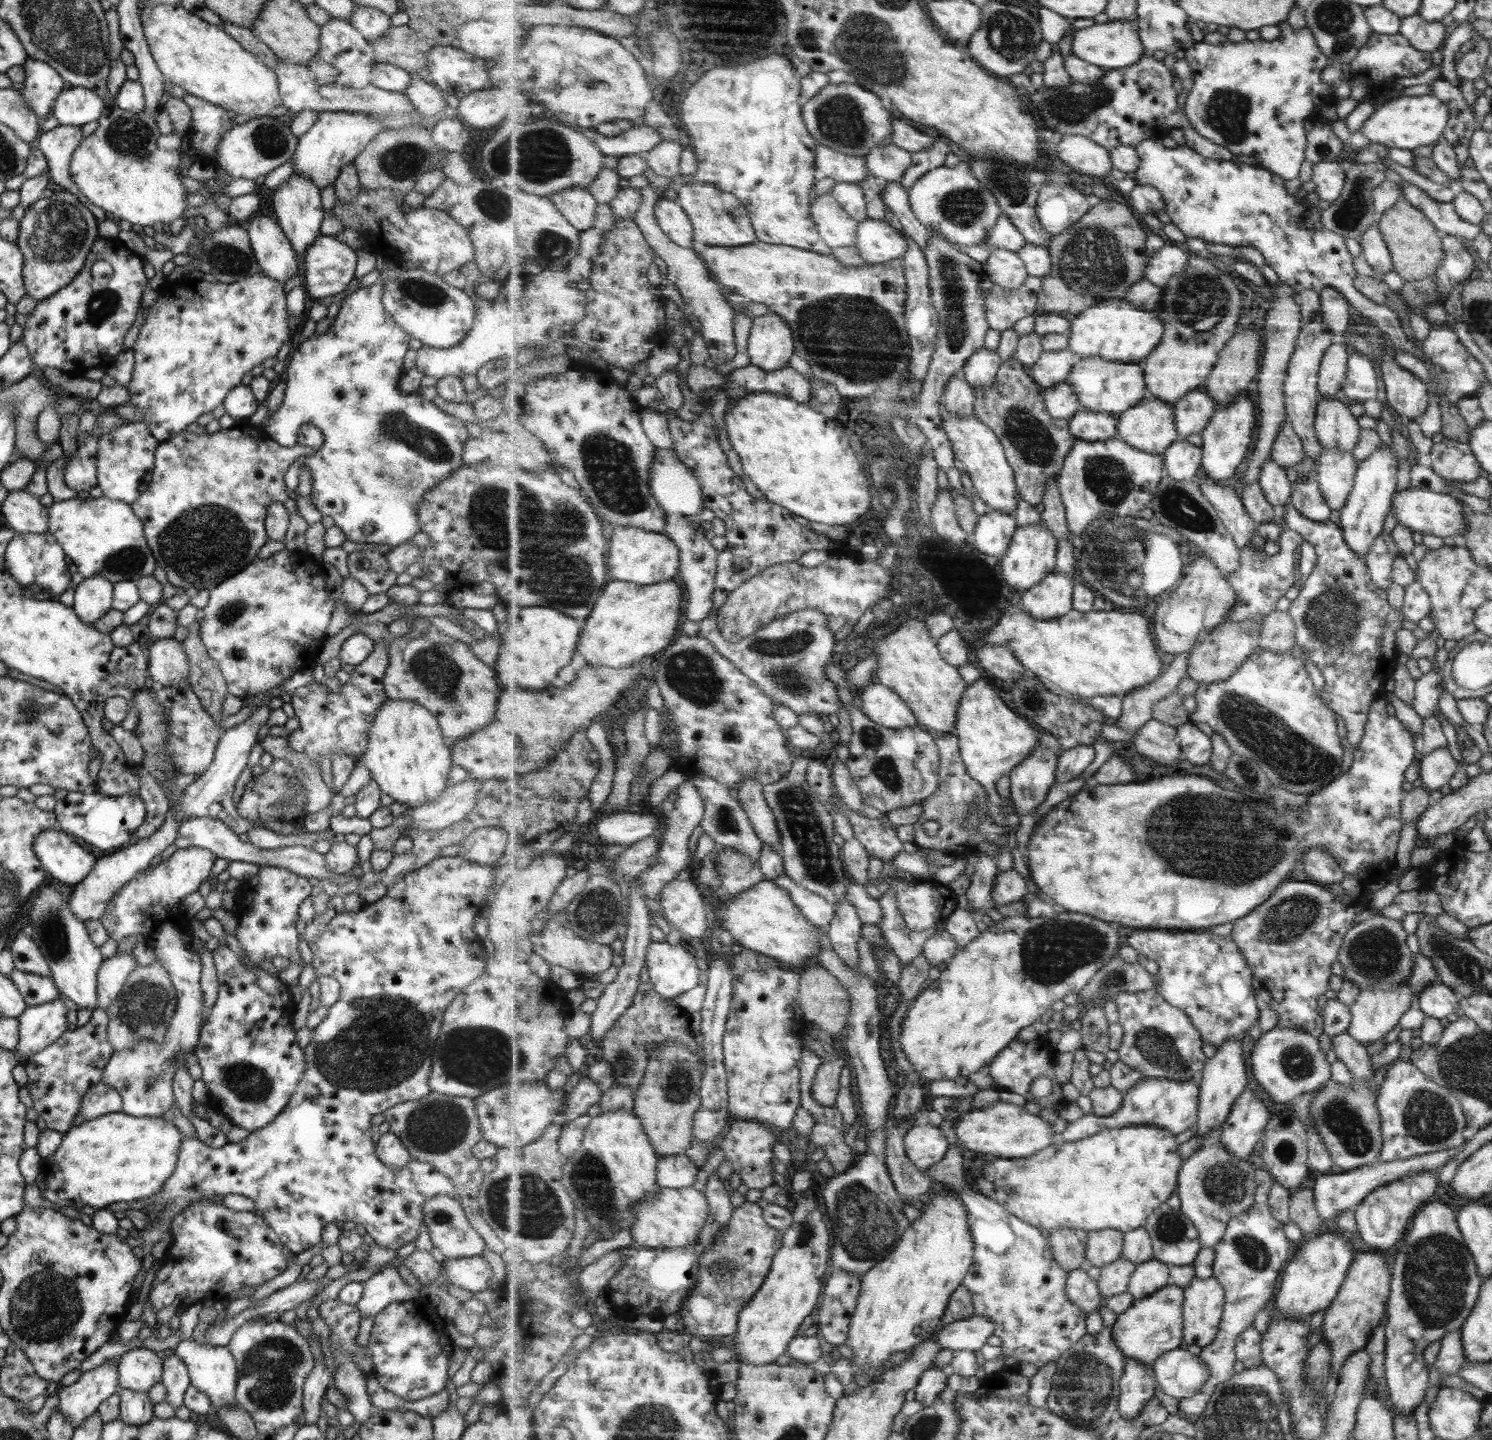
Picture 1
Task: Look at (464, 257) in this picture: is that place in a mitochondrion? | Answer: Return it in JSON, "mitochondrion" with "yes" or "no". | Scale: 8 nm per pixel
{"mitochondrion":"no"}

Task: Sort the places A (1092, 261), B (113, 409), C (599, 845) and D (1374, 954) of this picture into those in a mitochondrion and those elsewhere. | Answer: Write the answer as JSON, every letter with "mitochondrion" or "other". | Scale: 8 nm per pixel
{"A":"mitochondrion","B":"other","C":"other","D":"mitochondrion"}

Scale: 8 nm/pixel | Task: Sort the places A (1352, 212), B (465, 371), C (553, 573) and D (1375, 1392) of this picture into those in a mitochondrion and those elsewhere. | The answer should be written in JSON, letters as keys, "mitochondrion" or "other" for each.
{"A":"mitochondrion","B":"other","C":"mitochondrion","D":"other"}

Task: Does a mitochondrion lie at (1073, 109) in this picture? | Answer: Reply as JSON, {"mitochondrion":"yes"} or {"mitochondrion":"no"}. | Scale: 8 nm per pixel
{"mitochondrion":"yes"}

